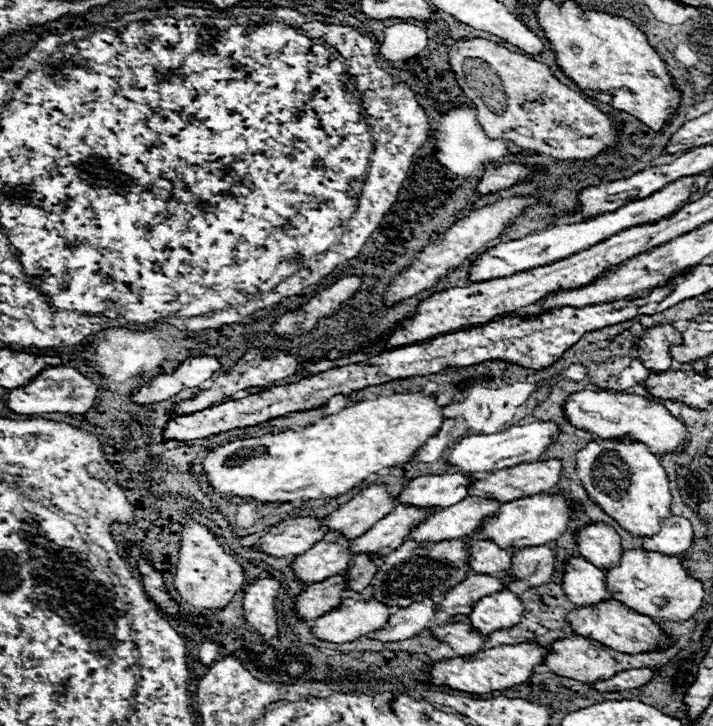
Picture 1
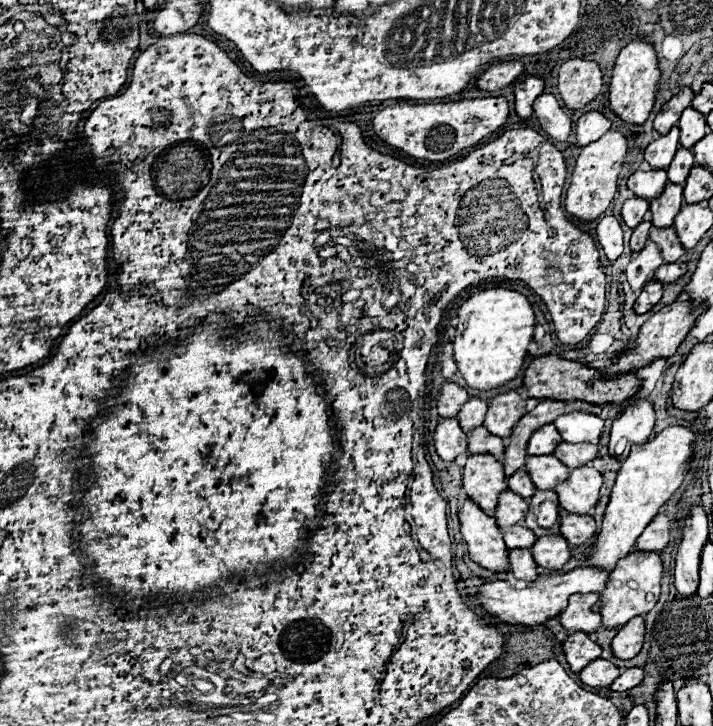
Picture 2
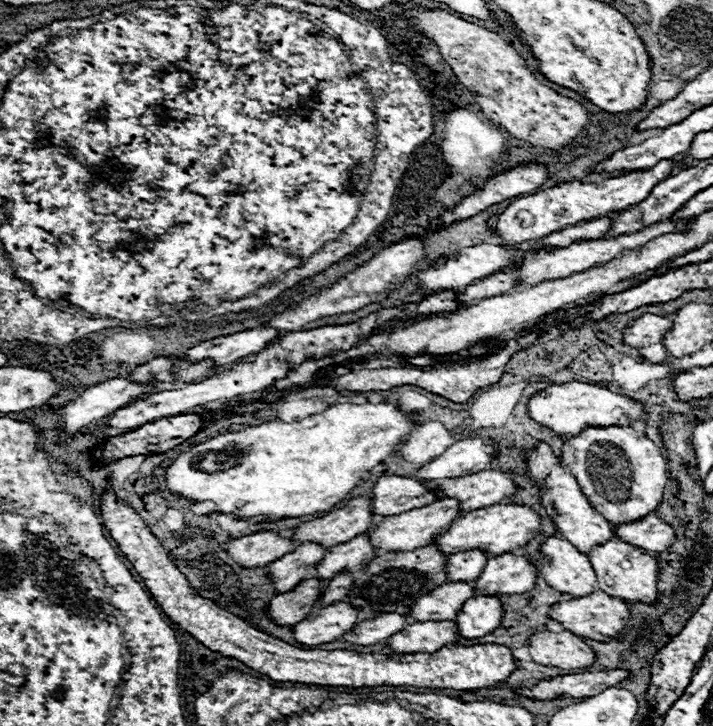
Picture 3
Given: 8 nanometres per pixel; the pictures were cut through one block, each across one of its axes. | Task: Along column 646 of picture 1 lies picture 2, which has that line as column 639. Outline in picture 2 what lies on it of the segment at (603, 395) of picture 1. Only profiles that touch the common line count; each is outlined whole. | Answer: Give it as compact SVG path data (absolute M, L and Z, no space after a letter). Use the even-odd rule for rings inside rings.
M636 400L636 404L628 406L612 424L612 432L610 432L610 442L608 442L608 452L612 458L616 460L624 460L630 450L632 444L640 444L646 442L652 436L652 426L654 426L654 408L648 400ZM620 442L624 444L624 450L620 450L620 454L616 454L616 446Z

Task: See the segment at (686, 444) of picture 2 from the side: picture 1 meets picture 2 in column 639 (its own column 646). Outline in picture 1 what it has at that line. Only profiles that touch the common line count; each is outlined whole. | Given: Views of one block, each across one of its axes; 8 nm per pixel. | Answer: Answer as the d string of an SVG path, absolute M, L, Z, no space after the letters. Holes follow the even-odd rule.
M602 440L590 442L576 454L578 478L582 480L590 500L614 518L628 534L644 538L660 530L660 522L670 518L668 476L660 458L642 442Z

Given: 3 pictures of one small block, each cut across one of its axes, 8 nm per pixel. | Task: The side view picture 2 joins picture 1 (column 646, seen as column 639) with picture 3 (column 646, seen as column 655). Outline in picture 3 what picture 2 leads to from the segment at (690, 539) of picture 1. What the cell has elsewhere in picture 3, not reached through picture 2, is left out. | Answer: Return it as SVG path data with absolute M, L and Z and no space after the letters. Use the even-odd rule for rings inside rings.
M652 514L634 524L618 524L618 528L614 528L614 534L620 540L632 542L634 546L640 546L642 550L648 550L652 554L668 550L676 540L674 528Z

